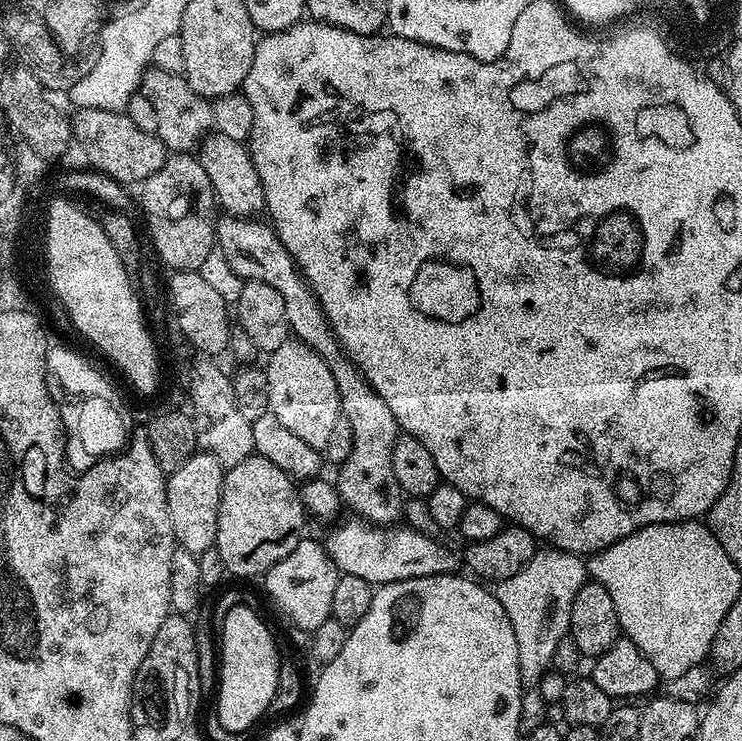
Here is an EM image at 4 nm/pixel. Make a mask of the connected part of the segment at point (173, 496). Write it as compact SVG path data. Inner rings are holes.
M197 451L182 466L178 466L167 477L166 506L170 510L170 526L174 530L177 545L190 554L201 556L206 550L215 548L218 534L218 506L224 485L224 465L209 452Z

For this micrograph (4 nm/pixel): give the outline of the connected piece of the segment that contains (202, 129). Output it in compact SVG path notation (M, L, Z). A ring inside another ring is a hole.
M149 67L140 80L139 91L150 98L150 106L154 106L154 115L157 118L155 135L160 137L169 153L191 153L205 135L213 131L211 103L199 96L183 75Z

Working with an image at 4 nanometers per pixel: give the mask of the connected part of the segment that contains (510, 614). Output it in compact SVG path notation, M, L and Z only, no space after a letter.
M555 546L545 549L536 551L514 578L499 581L494 588L502 610L506 610L506 618L510 618L510 626L514 626L514 638L518 638L520 682L525 686L539 685L552 668L554 650L568 636L574 594L586 582L586 564L577 553L563 552Z

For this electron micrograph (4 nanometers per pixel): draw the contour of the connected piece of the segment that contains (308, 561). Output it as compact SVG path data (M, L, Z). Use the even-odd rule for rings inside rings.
M301 538L298 546L290 550L286 558L279 560L273 568L269 568L262 577L268 596L297 624L305 628L305 633L312 633L322 622L326 622L332 614L330 602L334 599L334 586L338 586L338 578L342 575L339 568L328 554L323 543Z

